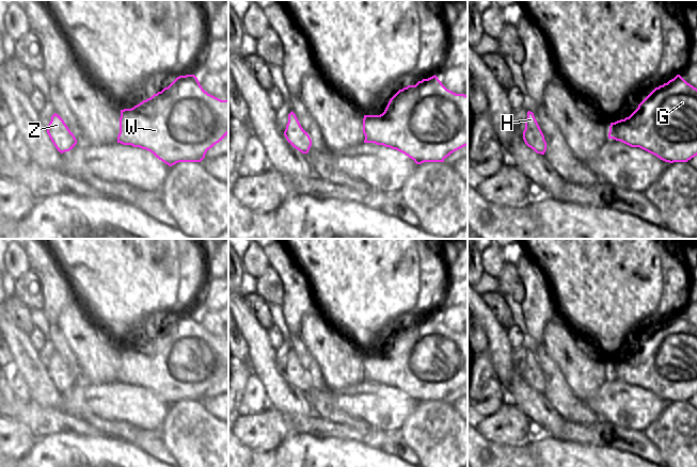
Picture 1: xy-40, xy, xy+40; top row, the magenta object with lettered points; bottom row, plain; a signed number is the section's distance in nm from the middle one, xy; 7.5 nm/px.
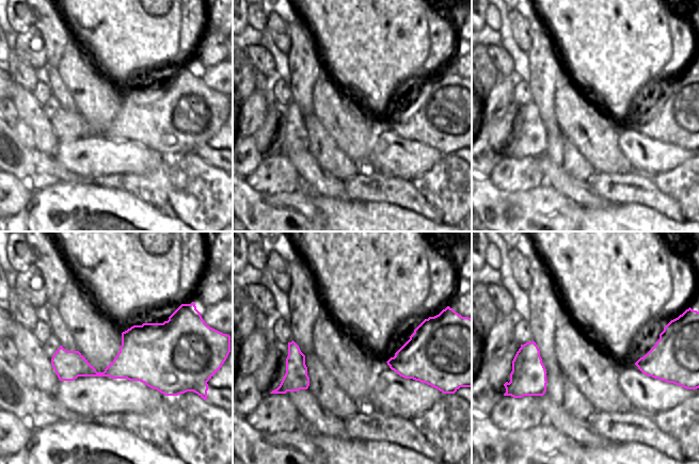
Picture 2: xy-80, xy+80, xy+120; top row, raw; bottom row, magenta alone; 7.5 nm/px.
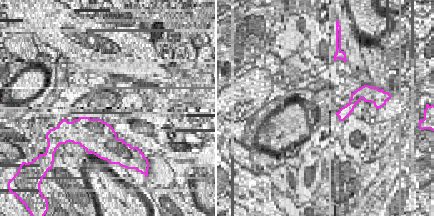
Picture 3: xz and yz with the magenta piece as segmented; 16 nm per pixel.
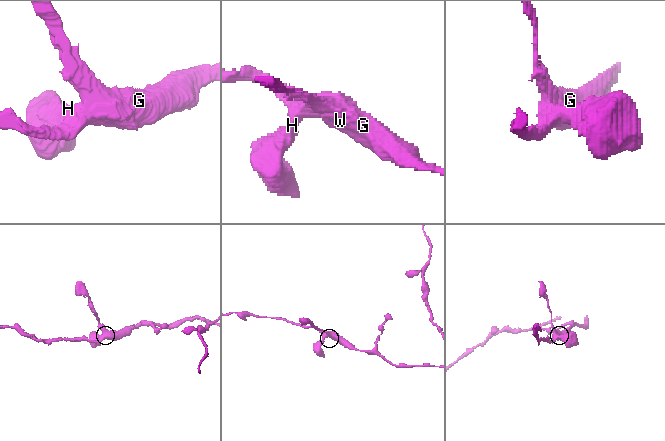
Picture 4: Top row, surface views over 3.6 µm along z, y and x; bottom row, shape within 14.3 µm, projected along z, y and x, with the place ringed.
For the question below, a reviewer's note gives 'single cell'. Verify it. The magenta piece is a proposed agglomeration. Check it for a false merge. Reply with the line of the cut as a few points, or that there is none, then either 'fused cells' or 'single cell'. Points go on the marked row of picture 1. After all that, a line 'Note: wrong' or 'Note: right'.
cut none; single cell
Note: right

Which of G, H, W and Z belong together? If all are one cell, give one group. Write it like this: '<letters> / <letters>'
G H W Z

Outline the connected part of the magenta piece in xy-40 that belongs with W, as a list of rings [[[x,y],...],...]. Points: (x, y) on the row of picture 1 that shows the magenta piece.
[[[186,75],[133,108],[121,110],[117,143],[146,149],[172,166],[178,162],[201,162],[207,150],[227,133],[228,100],[208,94],[194,75]]]

